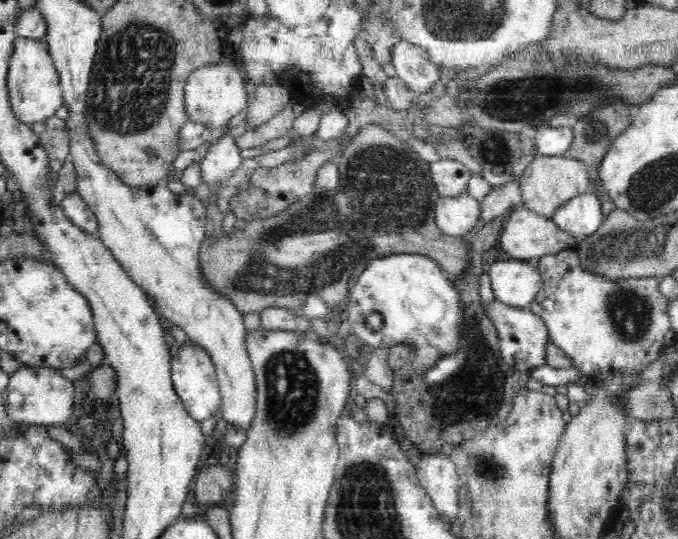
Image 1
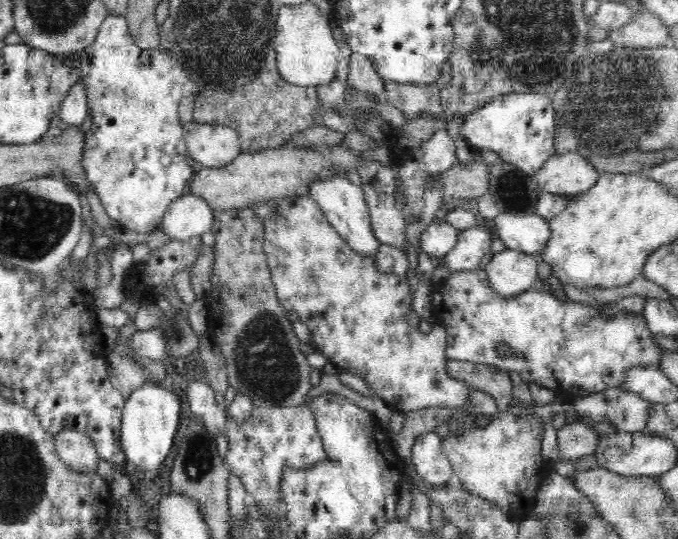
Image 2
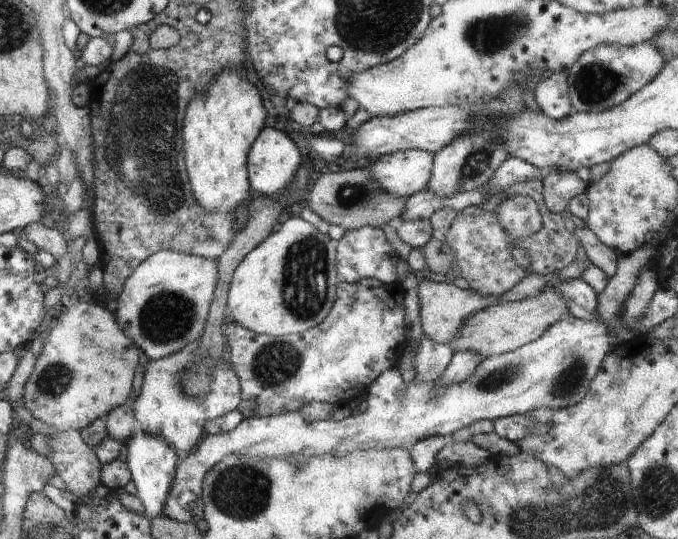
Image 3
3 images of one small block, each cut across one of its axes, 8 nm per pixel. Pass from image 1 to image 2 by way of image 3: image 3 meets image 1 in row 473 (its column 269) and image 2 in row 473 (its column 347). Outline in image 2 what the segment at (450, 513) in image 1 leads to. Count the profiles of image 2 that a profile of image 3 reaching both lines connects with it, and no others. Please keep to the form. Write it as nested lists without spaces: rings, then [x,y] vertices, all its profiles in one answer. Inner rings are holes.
[[[435,432],[420,435],[411,448],[411,462],[422,480],[434,488],[446,486],[454,476],[442,439]]]

